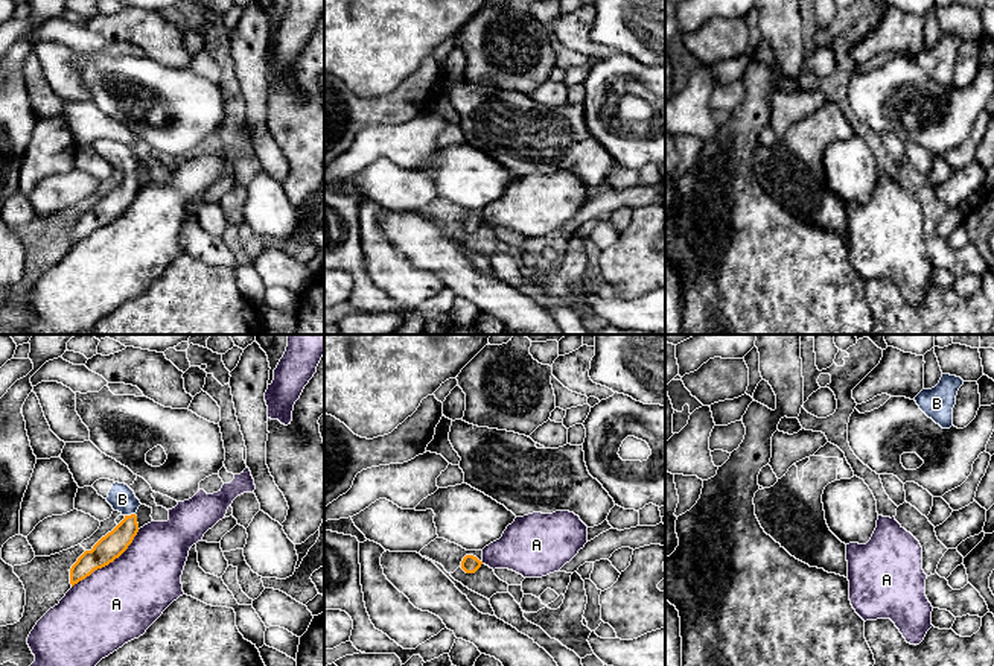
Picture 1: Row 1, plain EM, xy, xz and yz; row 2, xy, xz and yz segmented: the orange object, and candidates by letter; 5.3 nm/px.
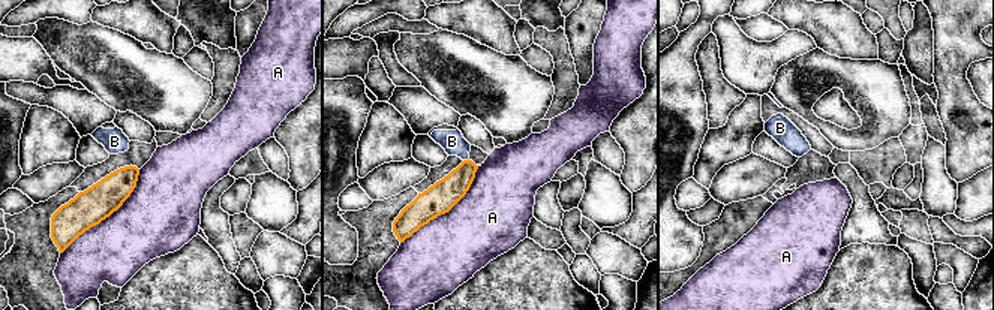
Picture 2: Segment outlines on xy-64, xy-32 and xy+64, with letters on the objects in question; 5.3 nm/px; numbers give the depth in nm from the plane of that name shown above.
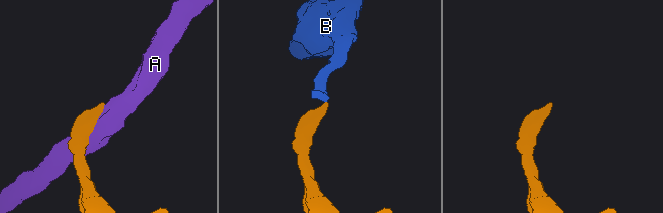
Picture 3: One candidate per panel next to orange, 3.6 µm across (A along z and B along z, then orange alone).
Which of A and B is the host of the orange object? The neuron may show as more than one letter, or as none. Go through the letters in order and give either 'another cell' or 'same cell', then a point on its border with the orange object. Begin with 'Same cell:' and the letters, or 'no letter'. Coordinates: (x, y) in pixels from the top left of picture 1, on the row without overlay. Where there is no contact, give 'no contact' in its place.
Same cell: B
A: another cell; contact xy (108, 222)
B: same cell; contact xy (131, 174)

